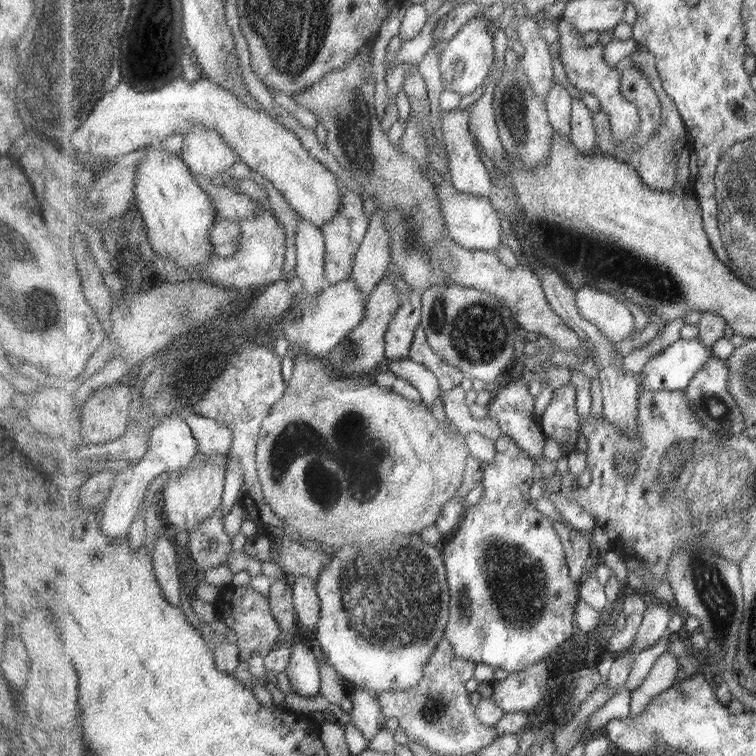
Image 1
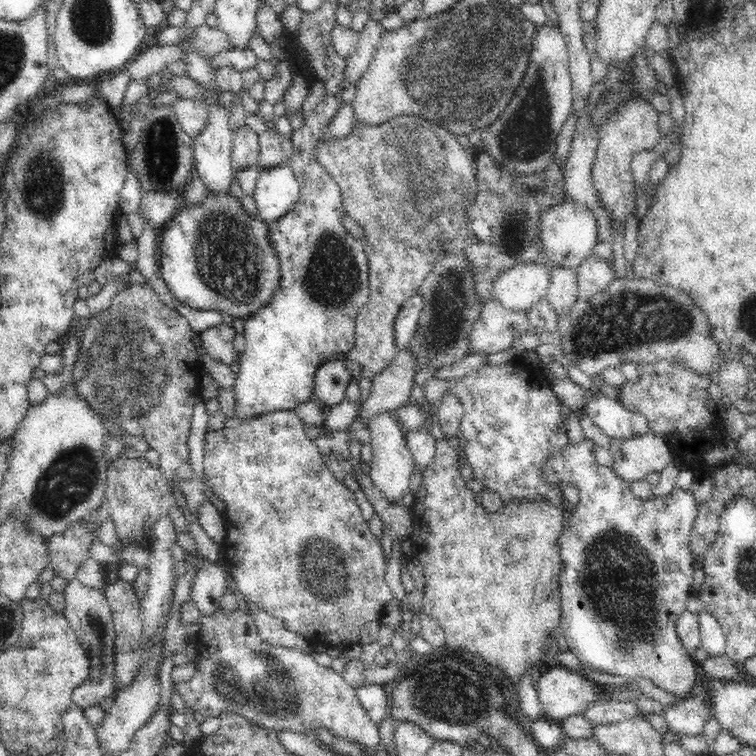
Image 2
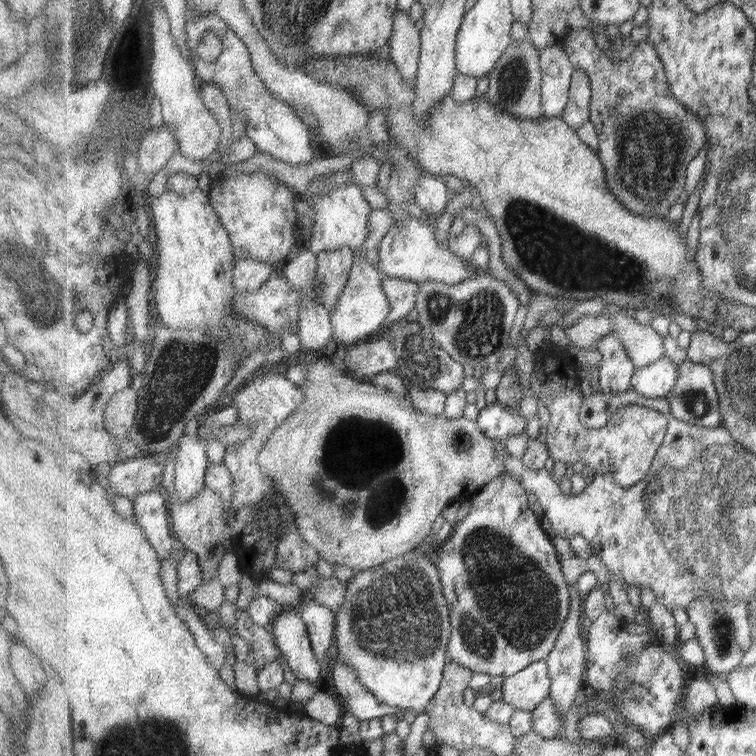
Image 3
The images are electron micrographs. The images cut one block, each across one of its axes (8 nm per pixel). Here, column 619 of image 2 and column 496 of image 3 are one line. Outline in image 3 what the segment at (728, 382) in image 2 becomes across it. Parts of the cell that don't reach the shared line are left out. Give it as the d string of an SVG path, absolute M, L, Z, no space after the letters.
M483 272L473 278L463 280L459 284L445 284L442 282L420 282L417 295L418 322L427 328L441 349L445 349L455 360L463 364L469 364L474 368L486 368L497 370L503 352L511 347L511 330L513 322L519 310L519 298L513 294L513 290L503 280L497 280L493 276Z

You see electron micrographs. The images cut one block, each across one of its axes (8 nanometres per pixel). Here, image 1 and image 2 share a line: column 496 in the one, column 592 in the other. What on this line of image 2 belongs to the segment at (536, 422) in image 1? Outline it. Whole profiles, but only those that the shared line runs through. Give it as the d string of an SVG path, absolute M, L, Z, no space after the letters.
M596 387L590 402L585 405L586 416L596 428L604 431L612 440L652 433L648 417L632 412L622 402L606 397Z

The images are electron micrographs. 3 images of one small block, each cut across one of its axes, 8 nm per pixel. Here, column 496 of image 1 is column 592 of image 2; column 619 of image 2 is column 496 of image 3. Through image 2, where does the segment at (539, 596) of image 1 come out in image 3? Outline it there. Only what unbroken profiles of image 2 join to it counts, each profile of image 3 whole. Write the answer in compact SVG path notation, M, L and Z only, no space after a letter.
M508 473L501 474L498 478L491 480L490 484L471 495L472 504L469 512L461 522L455 524L450 536L437 549L437 555L440 557L437 565L442 580L443 594L450 605L450 621L453 625L450 643L447 647L448 657L463 665L464 668L469 668L472 672L489 674L492 678L497 676L511 677L530 668L533 663L547 660L555 648L559 634L561 634L571 610L572 585L567 582L566 576L563 574L559 553L553 543L553 535L543 530L541 517L529 508L529 500L527 500L529 493L521 481Z

